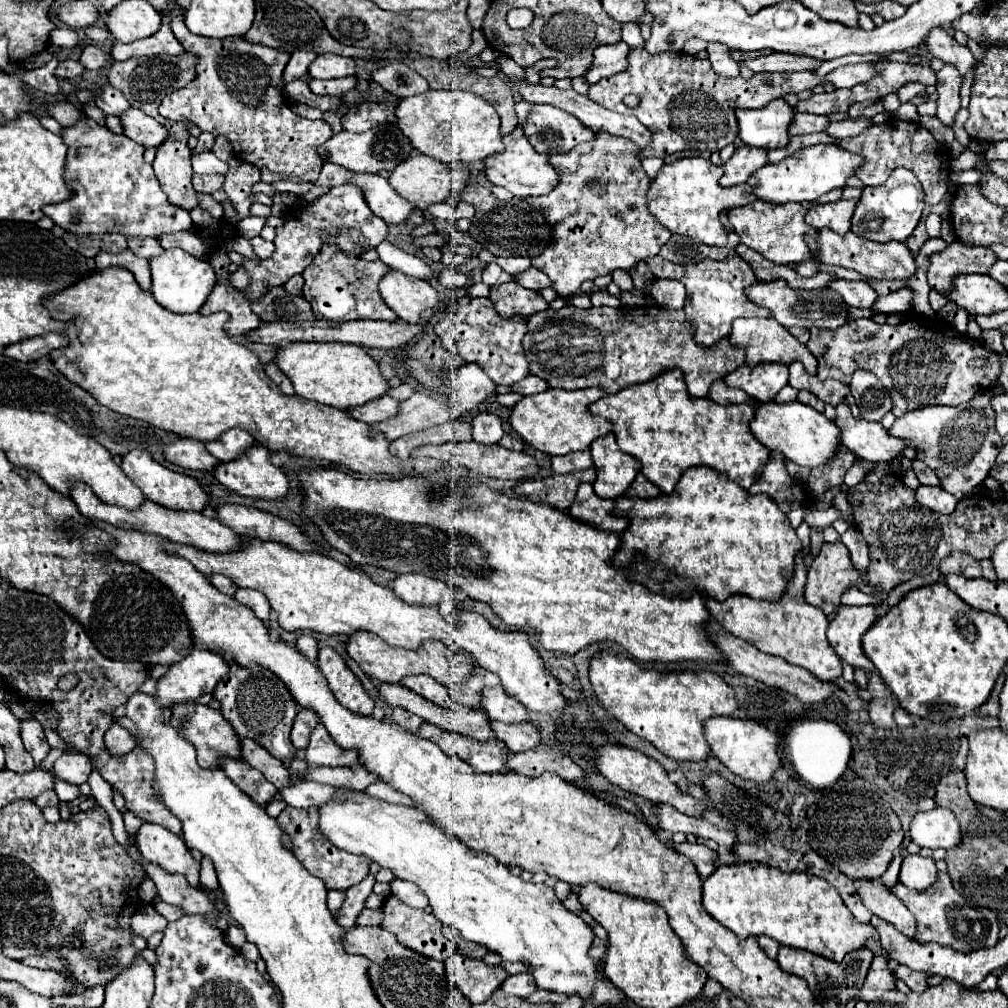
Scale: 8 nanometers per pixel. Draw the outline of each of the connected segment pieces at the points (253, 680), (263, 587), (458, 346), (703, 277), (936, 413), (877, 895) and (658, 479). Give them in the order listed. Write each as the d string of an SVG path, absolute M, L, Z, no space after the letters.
M233 663L229 669L229 677L225 677L221 685L217 685L213 697L217 697L217 701L221 703L223 717L233 725L239 737L249 737L257 741L279 761L295 757L297 749L293 747L289 733L297 717L297 705L293 697L289 697L289 691L285 691L285 685L281 685L281 681L273 677L273 673L265 669L245 671L237 667L237 663Z
M251 539L241 551L233 551L233 553L225 553L225 555L207 553L207 551L199 551L195 547L177 545L177 543L167 545L167 549L189 559L193 563L193 567L199 569L207 577L213 573L223 573L229 579L233 579L237 587L251 587L251 589L261 591L269 599L271 609L277 613L279 625L287 631L311 629L311 631L319 631L319 633L327 633L327 635L341 635L341 633L353 635L357 631L373 631L389 645L411 649L411 651L419 649L423 641L439 639L445 645L449 645L449 649L455 647L455 649L463 649L463 651L471 653L477 665L499 675L505 691L509 695L513 695L517 701L521 701L529 711L551 715L551 713L563 713L565 707L569 705L569 701L565 699L565 695L559 689L561 681L545 667L545 661L531 647L525 631L499 631L483 615L471 613L471 611L453 611L451 617L443 617L439 607L419 607L419 605L401 603L397 599L397 595L393 593L393 589L373 583L369 579L369 575L359 573L359 571L347 567L345 563L325 555L325 553L319 553L319 551L303 553L303 551L291 549L283 543L271 543L271 541L261 541L261 539Z
M463 295L455 297L449 311L445 311L443 319L435 325L435 333L447 349L459 353L467 363L477 363L487 369L497 385L513 385L529 375L529 363L521 345L527 333L527 321L529 319L523 315L501 317L489 299Z
M733 255L723 261L705 259L697 265L675 265L671 261L665 261L663 257L649 257L647 259L649 269L655 277L667 277L667 279L679 279L687 287L687 301L685 301L685 317L695 329L695 341L703 343L707 347L713 347L723 337L729 337L731 323L737 317L771 317L773 313L769 309L763 309L747 299L745 289L757 283L753 269L747 261Z
M991 393L977 395L975 407L929 405L923 409L915 409L899 417L889 433L905 439L907 445L917 451L917 459L925 461L937 473L937 477L941 479L941 487L957 499L969 497L973 489L985 481L1003 447L1003 439L995 431Z
M881 879L861 881L859 895L861 895L863 905L871 913L875 913L877 917L895 925L905 937L909 937L909 939L915 937L915 931L917 931L915 917L897 897L893 897L893 893L889 893L889 889L881 883Z
M669 369L653 381L625 387L615 395L605 395L591 405L591 413L615 425L613 433L619 447L641 463L641 473L665 495L675 489L685 469L697 465L723 471L743 489L749 489L771 459L771 451L761 445L749 429L755 409L745 403L717 405L707 397L693 397L687 391L681 369Z

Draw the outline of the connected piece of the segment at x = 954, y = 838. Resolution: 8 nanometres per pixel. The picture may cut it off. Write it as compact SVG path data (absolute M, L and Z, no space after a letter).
M935 807L933 811L917 813L911 821L911 839L919 847L951 849L961 843L961 827L953 811Z

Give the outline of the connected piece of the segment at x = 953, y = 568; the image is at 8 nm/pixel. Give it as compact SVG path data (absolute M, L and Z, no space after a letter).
M951 553L949 557L945 557L945 561L941 561L939 571L941 571L941 577L947 577L951 573L963 575L967 579L981 577L981 565L977 559L969 557L969 553Z

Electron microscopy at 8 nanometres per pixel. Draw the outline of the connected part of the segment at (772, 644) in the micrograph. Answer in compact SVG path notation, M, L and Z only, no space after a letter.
M797 555L795 562L795 575L785 589L785 595L775 601L757 601L747 595L731 595L727 601L715 601L715 599L705 599L705 605L711 613L711 617L729 633L735 637L741 637L755 645L759 651L765 651L769 655L783 657L785 661L805 667L811 671L815 677L823 681L835 681L841 675L841 659L833 651L833 647L827 641L827 617L819 607L813 607L805 603L803 599L803 587L807 579L807 571L803 565L803 555Z

